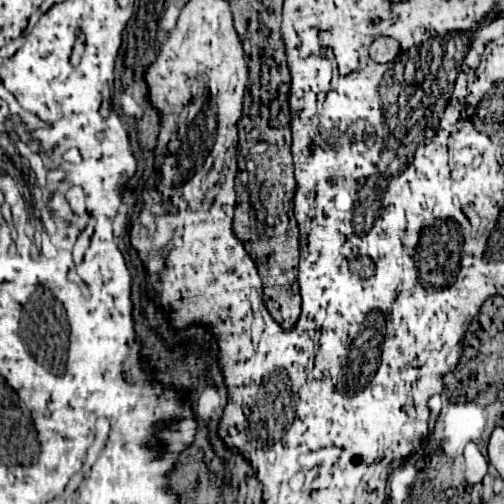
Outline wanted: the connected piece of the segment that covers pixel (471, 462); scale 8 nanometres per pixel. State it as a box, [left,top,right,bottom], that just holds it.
[464,443,488,485]

